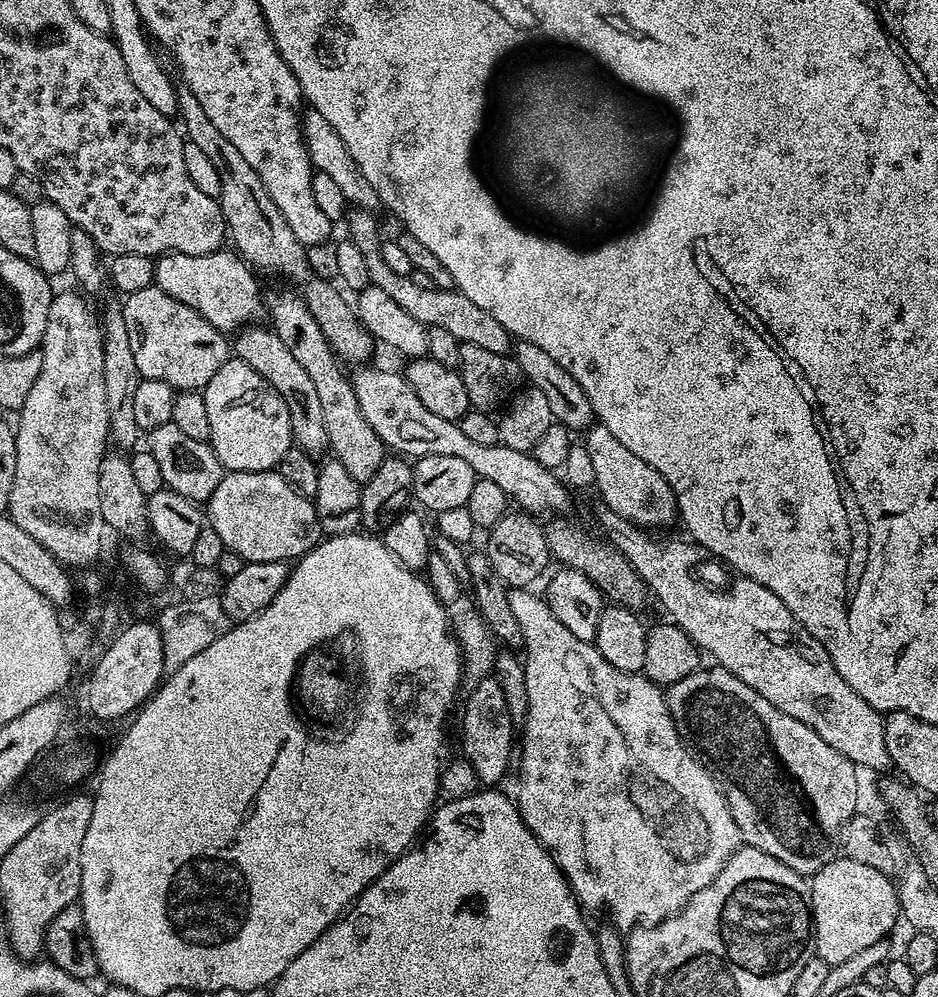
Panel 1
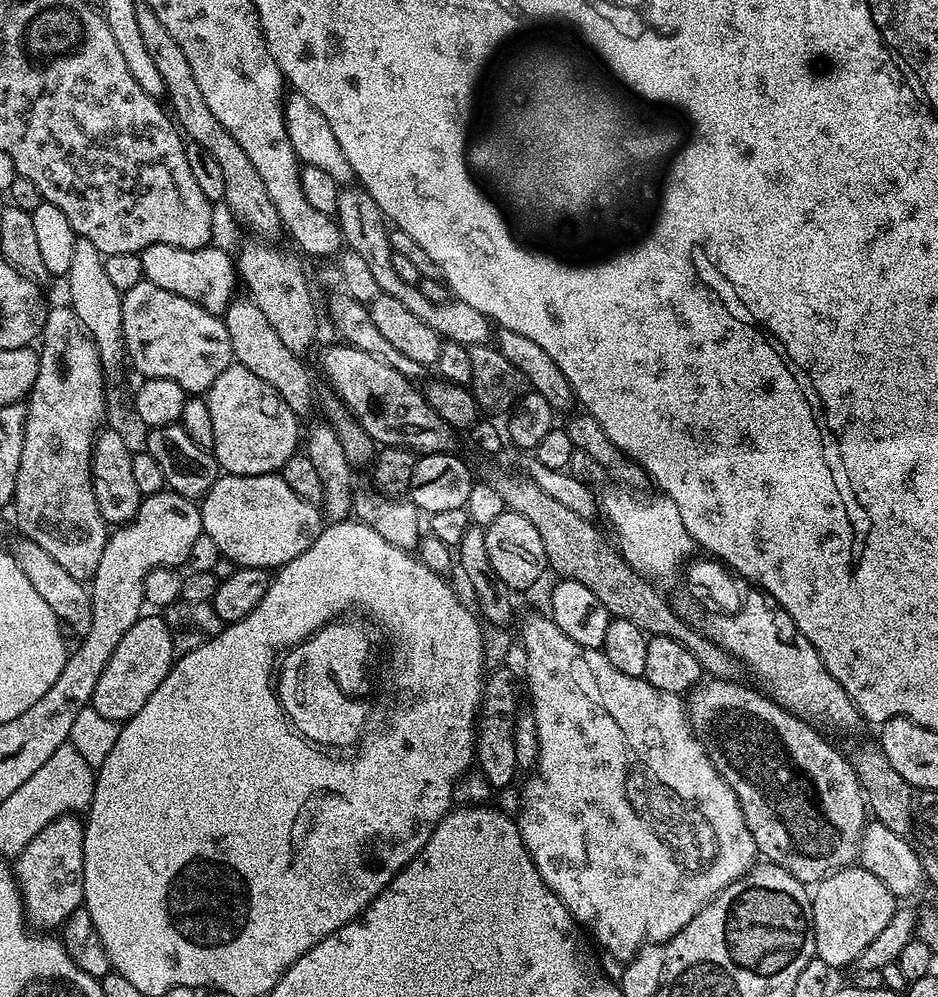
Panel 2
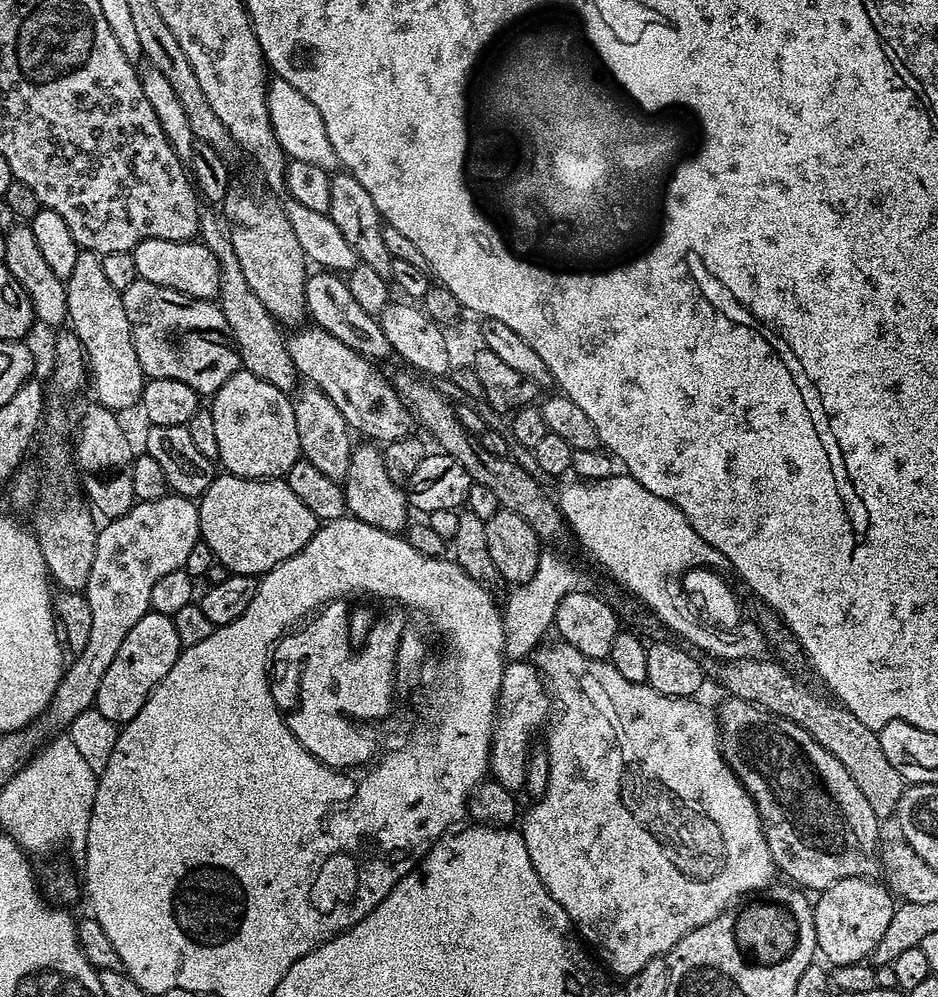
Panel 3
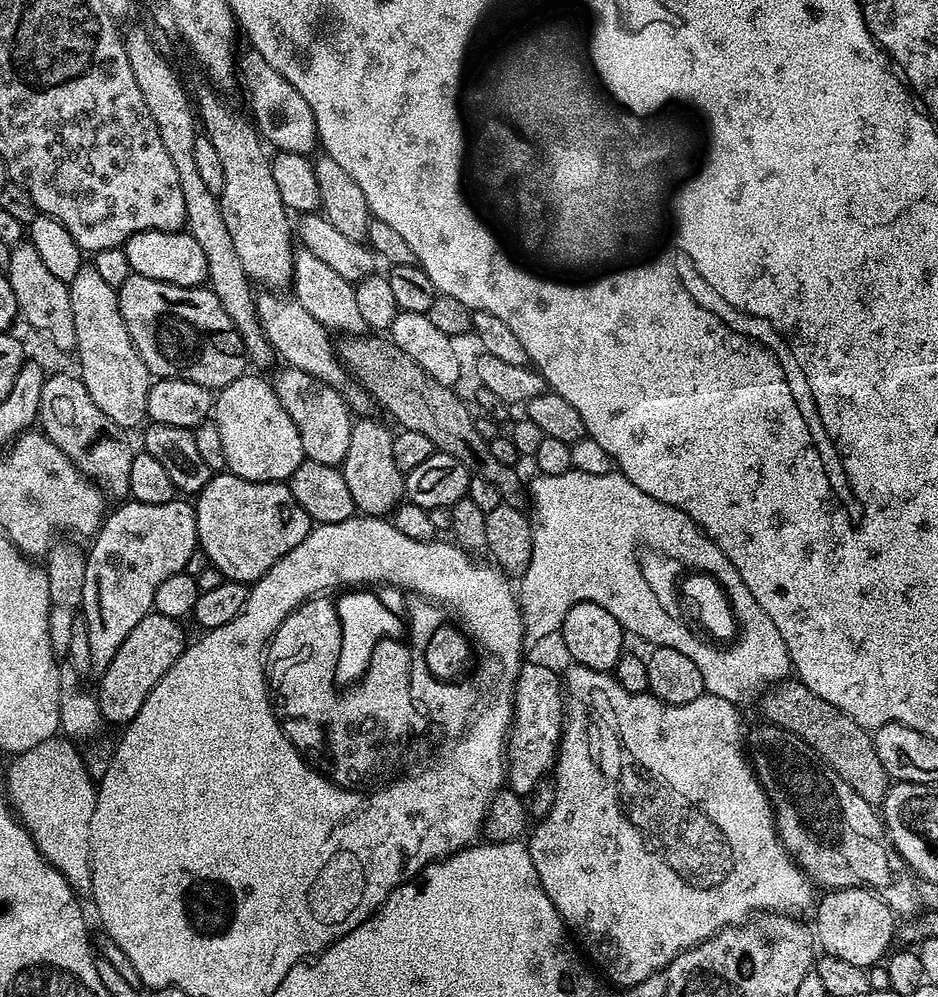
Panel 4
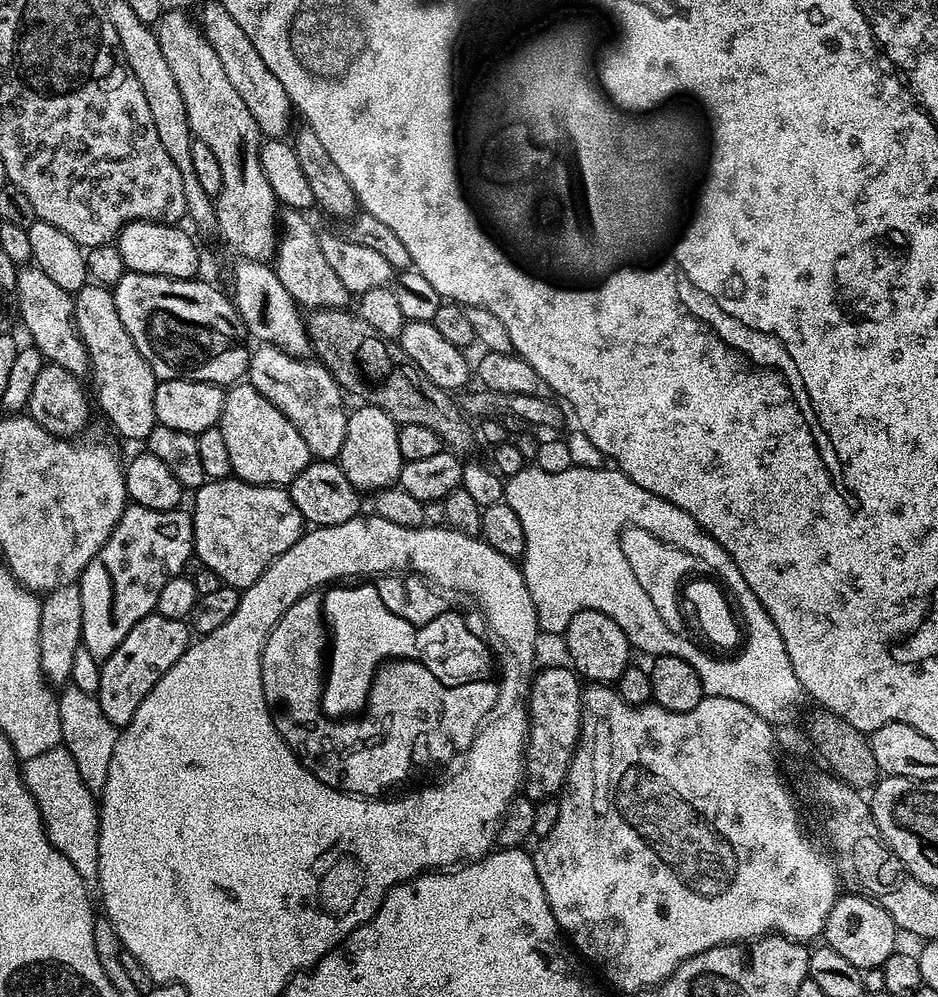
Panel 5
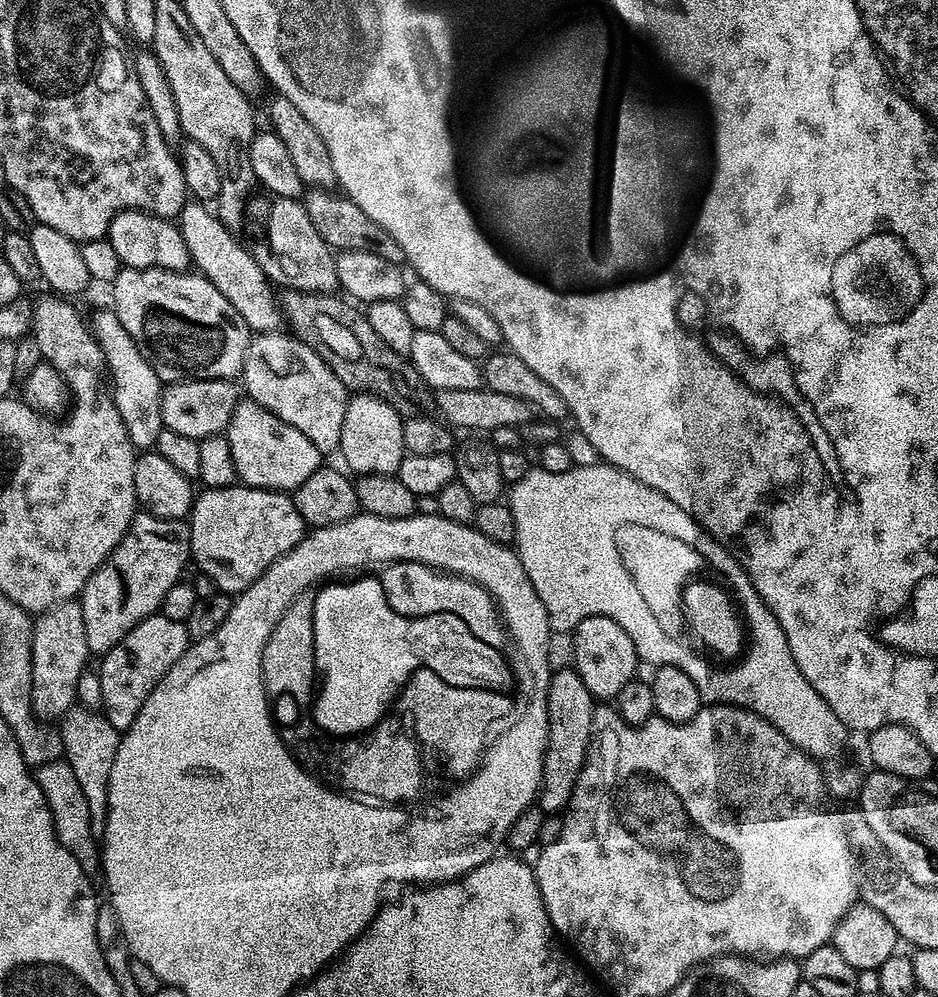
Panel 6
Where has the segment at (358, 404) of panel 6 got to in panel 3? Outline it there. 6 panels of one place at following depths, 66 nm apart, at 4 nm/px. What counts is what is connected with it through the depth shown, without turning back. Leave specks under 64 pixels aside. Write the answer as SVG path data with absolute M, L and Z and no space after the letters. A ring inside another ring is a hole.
M360 442L353 447L350 454L350 470L342 481L344 490L344 507L353 520L361 520L378 530L403 533L410 523L410 505L407 491L386 474L384 453L375 443Z

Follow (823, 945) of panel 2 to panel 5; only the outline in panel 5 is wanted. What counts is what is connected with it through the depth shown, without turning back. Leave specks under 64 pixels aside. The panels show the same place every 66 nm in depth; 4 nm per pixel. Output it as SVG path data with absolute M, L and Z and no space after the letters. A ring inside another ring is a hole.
M864 894L856 895L860 896L841 895L837 898L826 918L822 940L827 947L838 950L838 954L842 954L842 958L854 962L854 966L858 966L862 970L880 968L886 962L886 958L890 958L890 954L897 951L898 929L890 918L890 914L886 914L883 903Z

